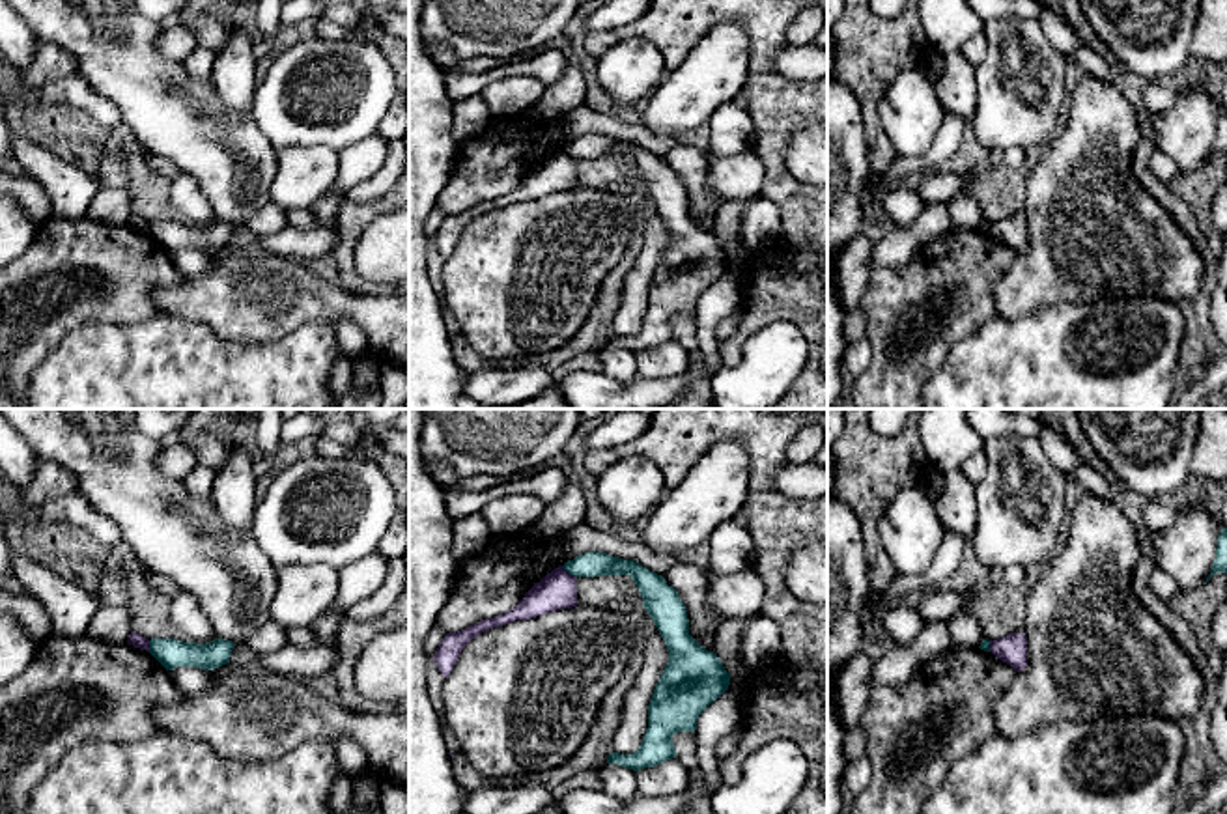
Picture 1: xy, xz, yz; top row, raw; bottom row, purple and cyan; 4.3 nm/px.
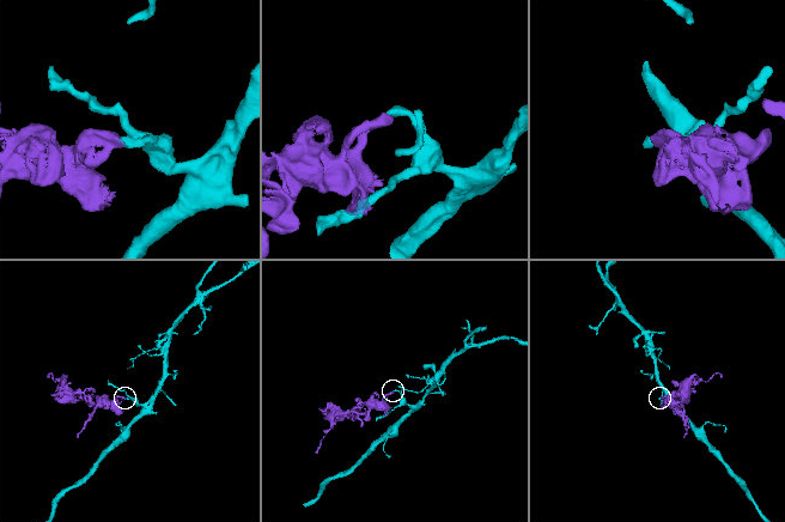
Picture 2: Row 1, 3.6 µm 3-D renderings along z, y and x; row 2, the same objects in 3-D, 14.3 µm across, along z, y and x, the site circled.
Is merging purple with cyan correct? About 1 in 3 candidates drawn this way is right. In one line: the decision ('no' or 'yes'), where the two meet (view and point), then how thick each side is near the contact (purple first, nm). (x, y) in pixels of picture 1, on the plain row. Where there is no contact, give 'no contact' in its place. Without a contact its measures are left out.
no | xz (566, 154) | 160/110 nm

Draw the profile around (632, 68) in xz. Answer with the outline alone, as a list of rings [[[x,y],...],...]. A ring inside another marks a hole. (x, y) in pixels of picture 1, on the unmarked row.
[[[642,37],[622,39],[596,60],[599,86],[614,106],[641,105],[665,77],[661,50]]]

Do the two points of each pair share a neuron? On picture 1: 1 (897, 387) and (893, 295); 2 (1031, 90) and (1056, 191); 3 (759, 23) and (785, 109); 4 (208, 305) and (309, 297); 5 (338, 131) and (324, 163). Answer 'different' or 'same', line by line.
1: same
2: different
3: different
4: same
5: different

